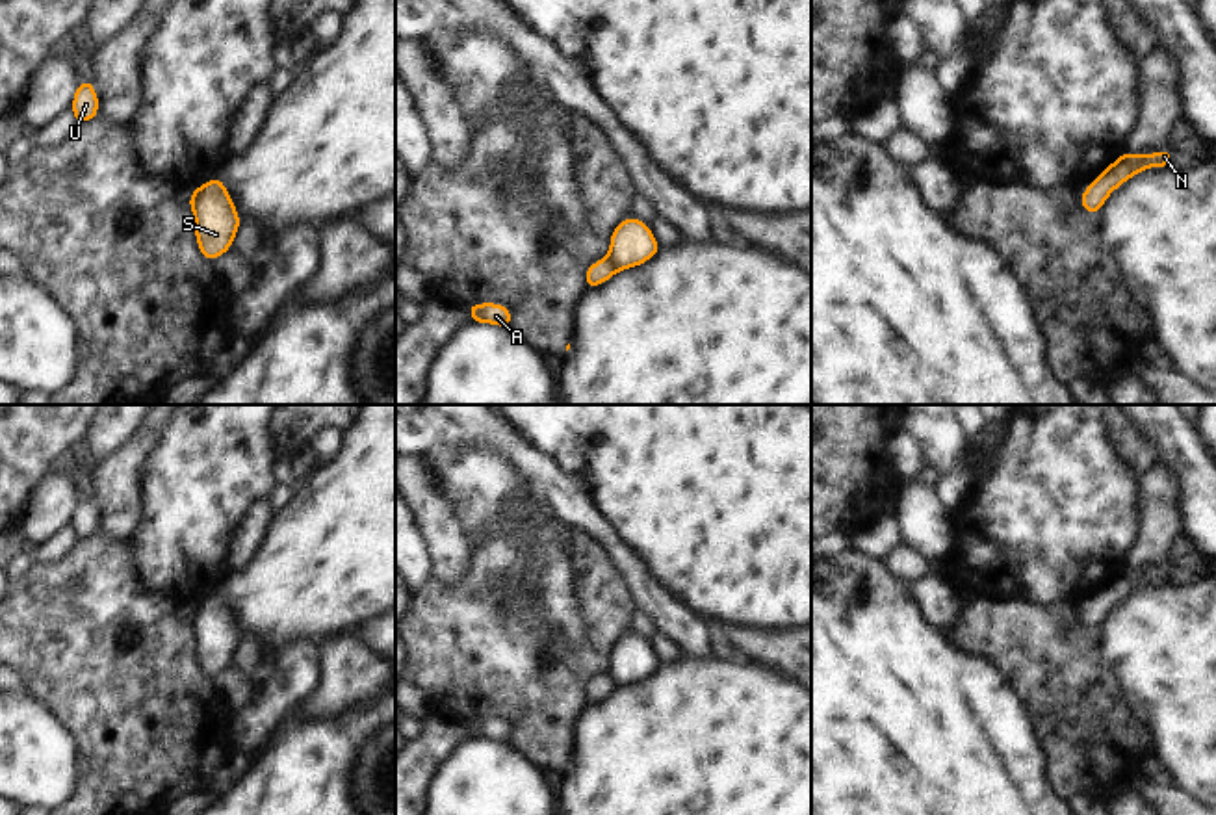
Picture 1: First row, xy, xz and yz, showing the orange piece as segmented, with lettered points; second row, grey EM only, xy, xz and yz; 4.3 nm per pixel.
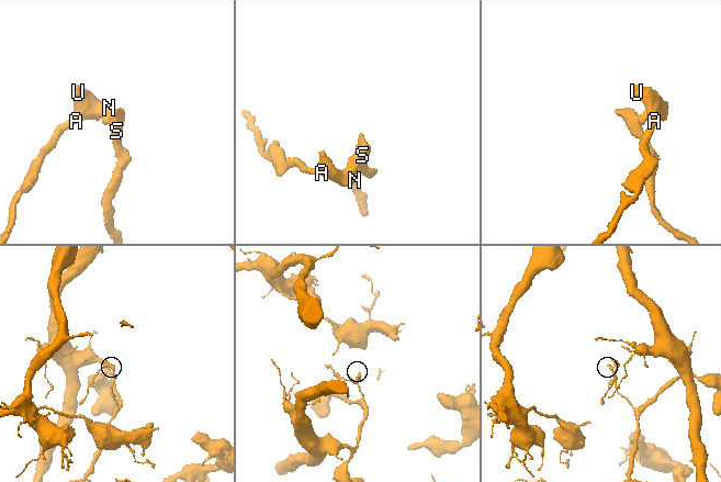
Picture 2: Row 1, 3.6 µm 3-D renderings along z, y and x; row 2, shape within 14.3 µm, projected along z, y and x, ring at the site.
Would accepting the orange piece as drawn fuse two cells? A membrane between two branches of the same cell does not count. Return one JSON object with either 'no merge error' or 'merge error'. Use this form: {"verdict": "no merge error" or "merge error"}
{"verdict": "merge error"}

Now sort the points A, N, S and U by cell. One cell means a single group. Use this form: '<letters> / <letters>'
A N U / S

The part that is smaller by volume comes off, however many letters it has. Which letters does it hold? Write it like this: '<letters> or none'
A, N, U

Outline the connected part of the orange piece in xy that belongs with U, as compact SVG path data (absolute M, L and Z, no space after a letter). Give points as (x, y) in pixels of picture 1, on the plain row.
M82 496L72 512L72 531L76 540L93 537L98 533L98 512L91 496Z

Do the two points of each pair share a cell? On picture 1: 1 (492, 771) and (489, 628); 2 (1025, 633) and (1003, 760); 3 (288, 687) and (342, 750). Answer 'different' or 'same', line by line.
1: different
2: different
3: different

